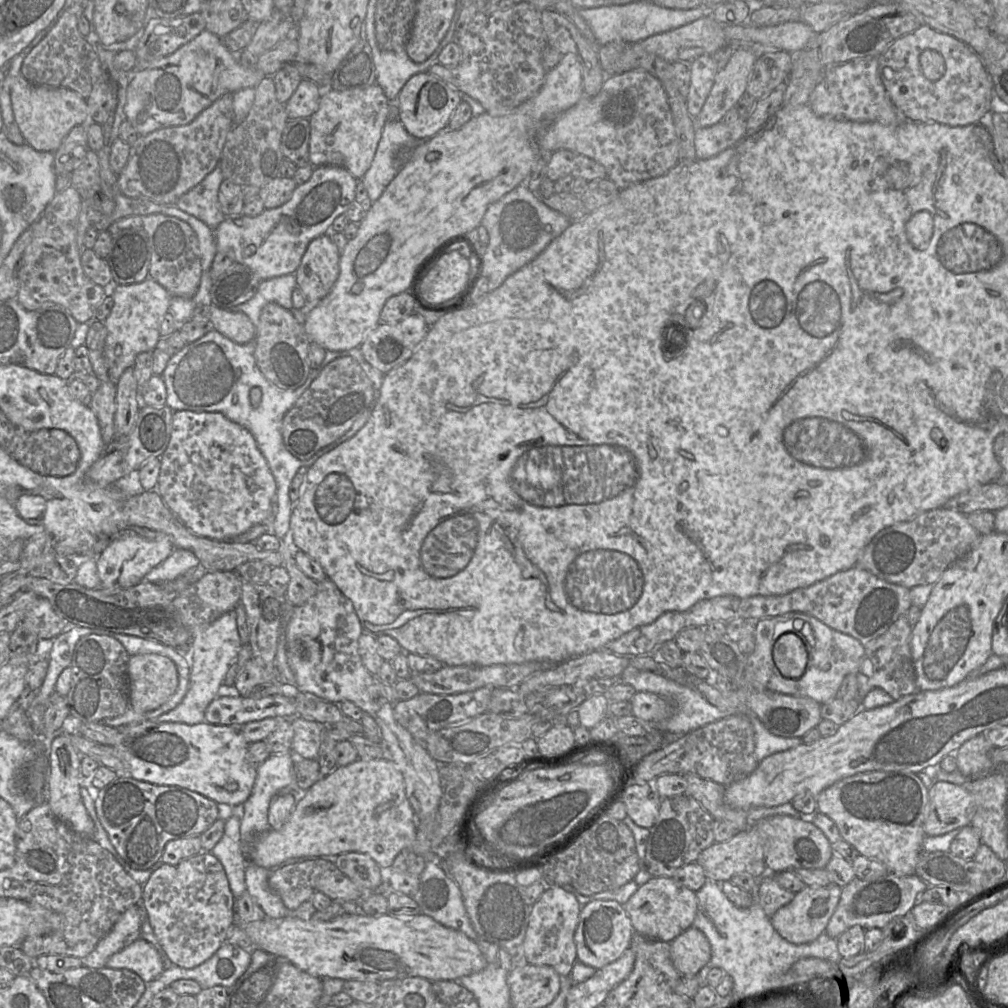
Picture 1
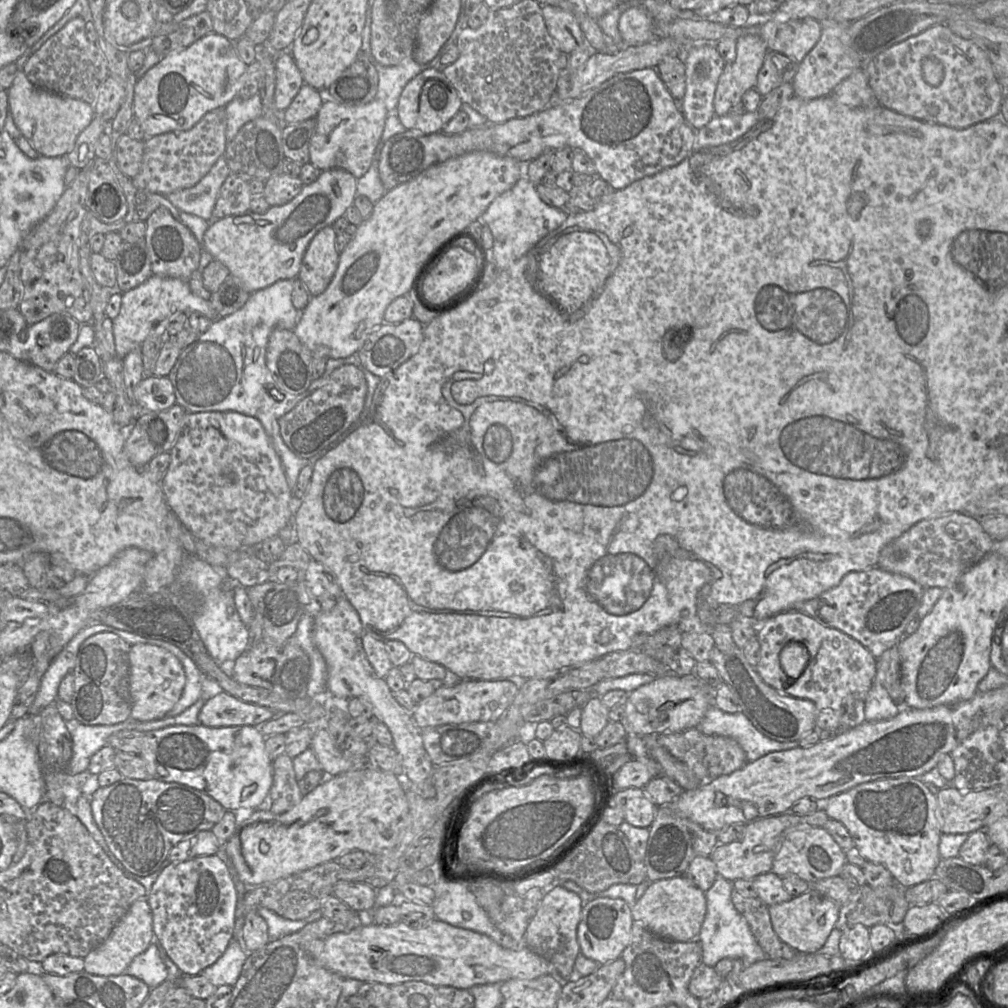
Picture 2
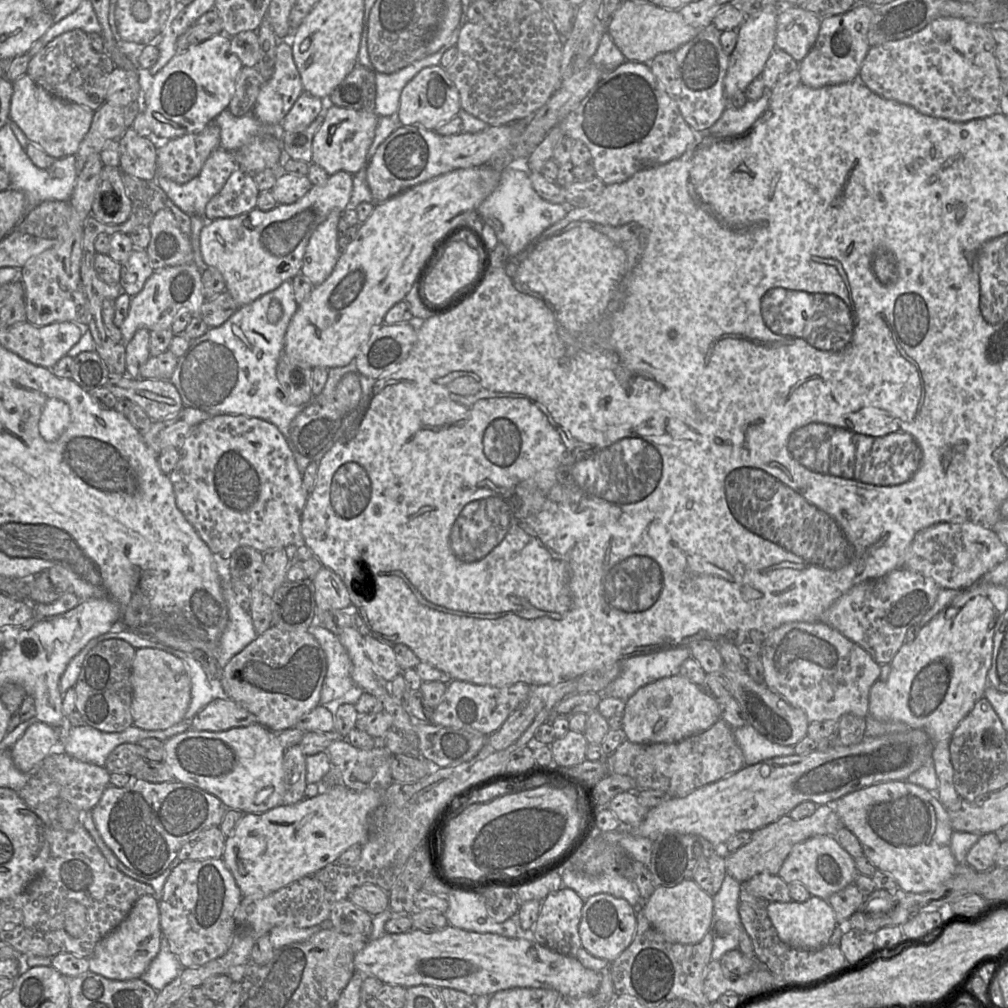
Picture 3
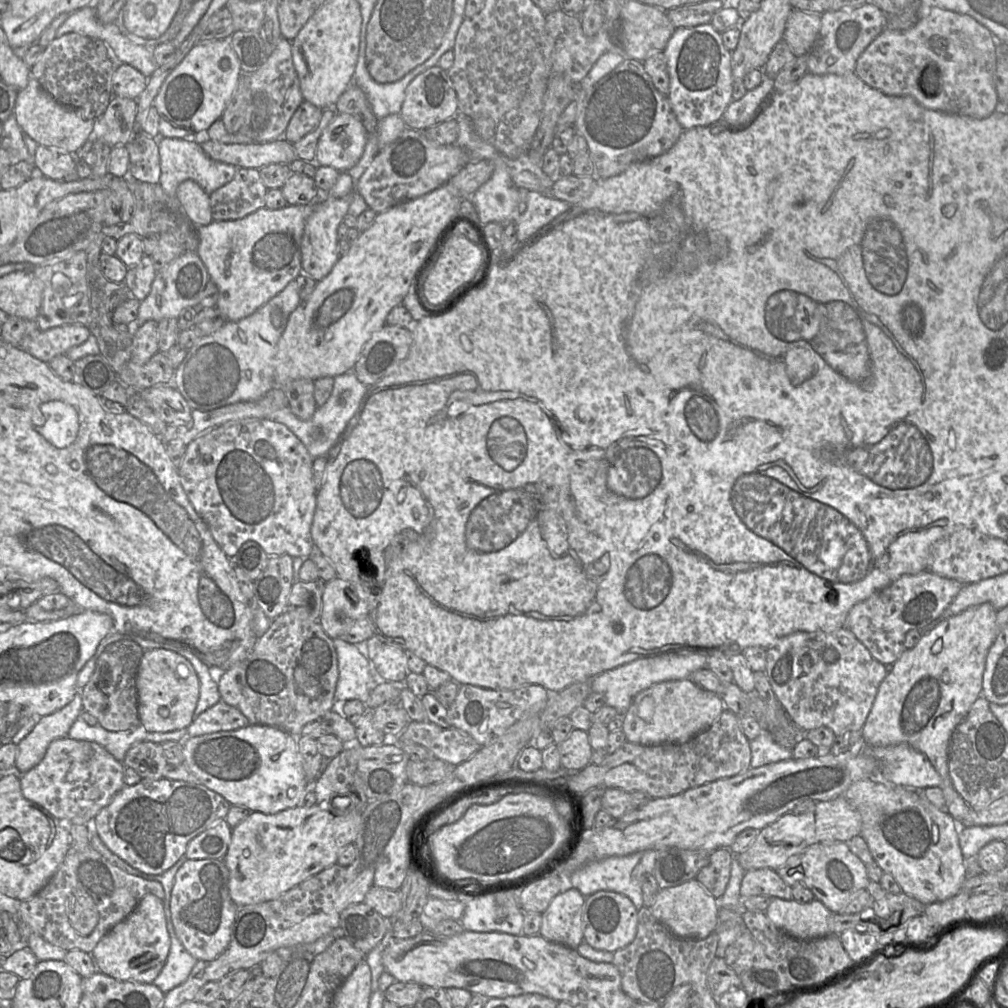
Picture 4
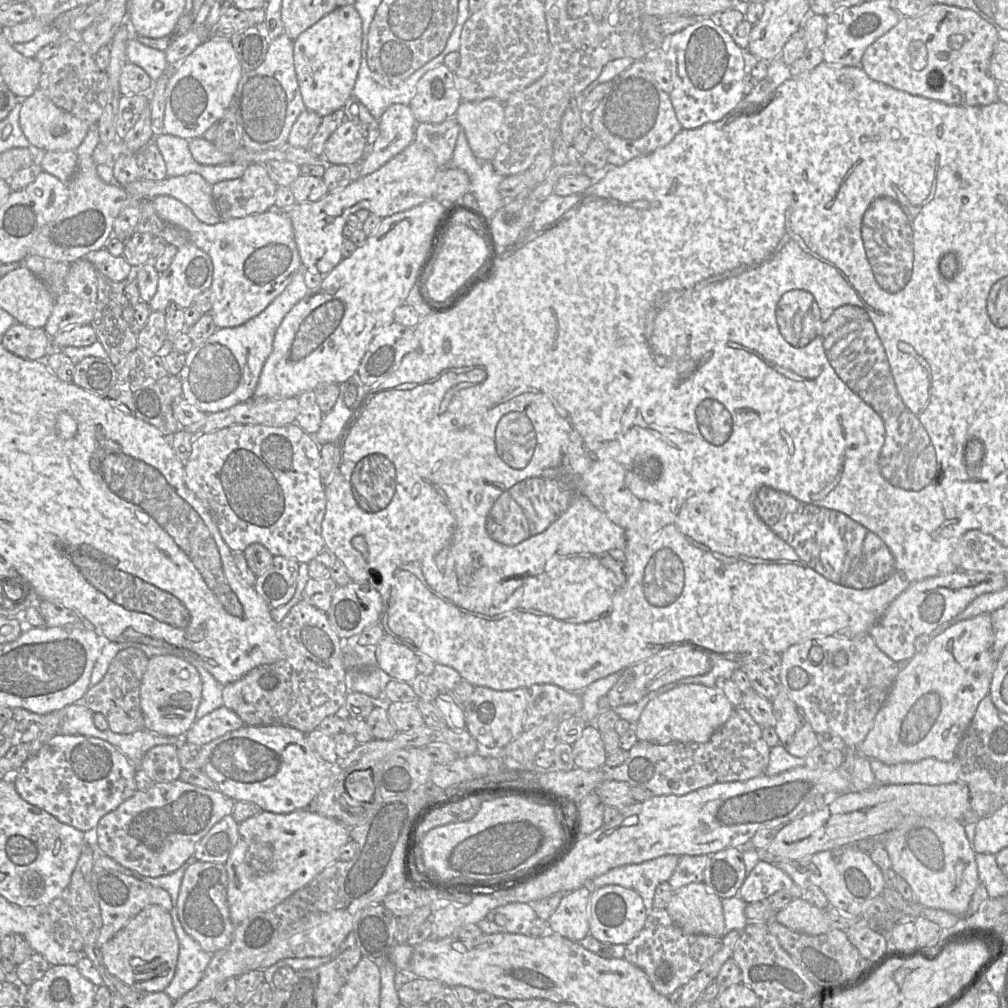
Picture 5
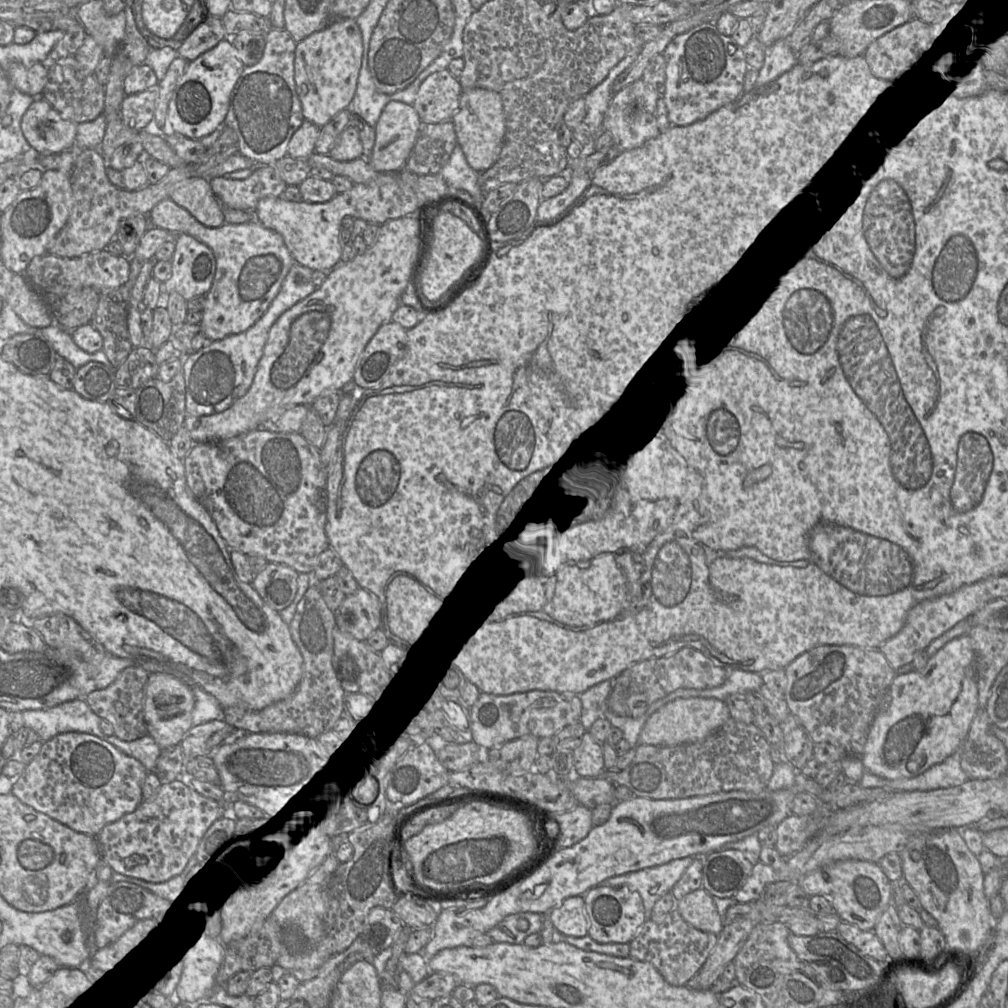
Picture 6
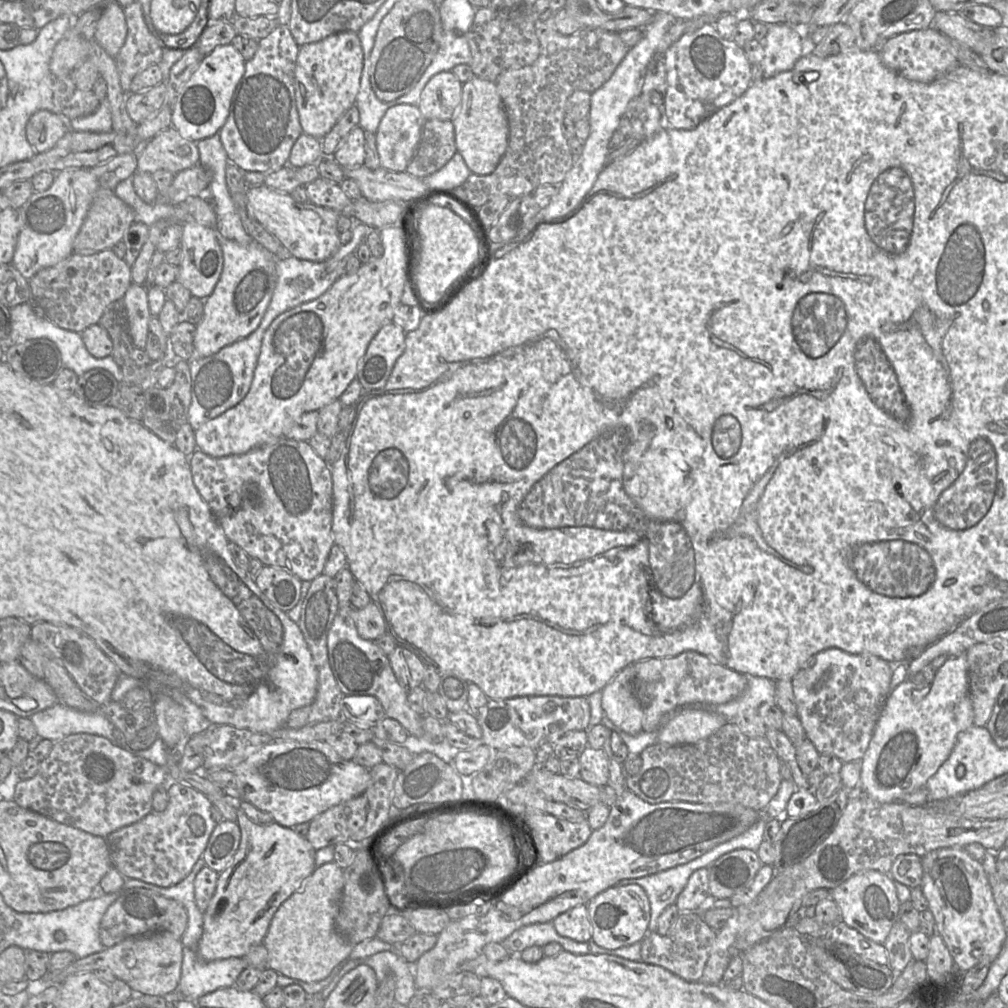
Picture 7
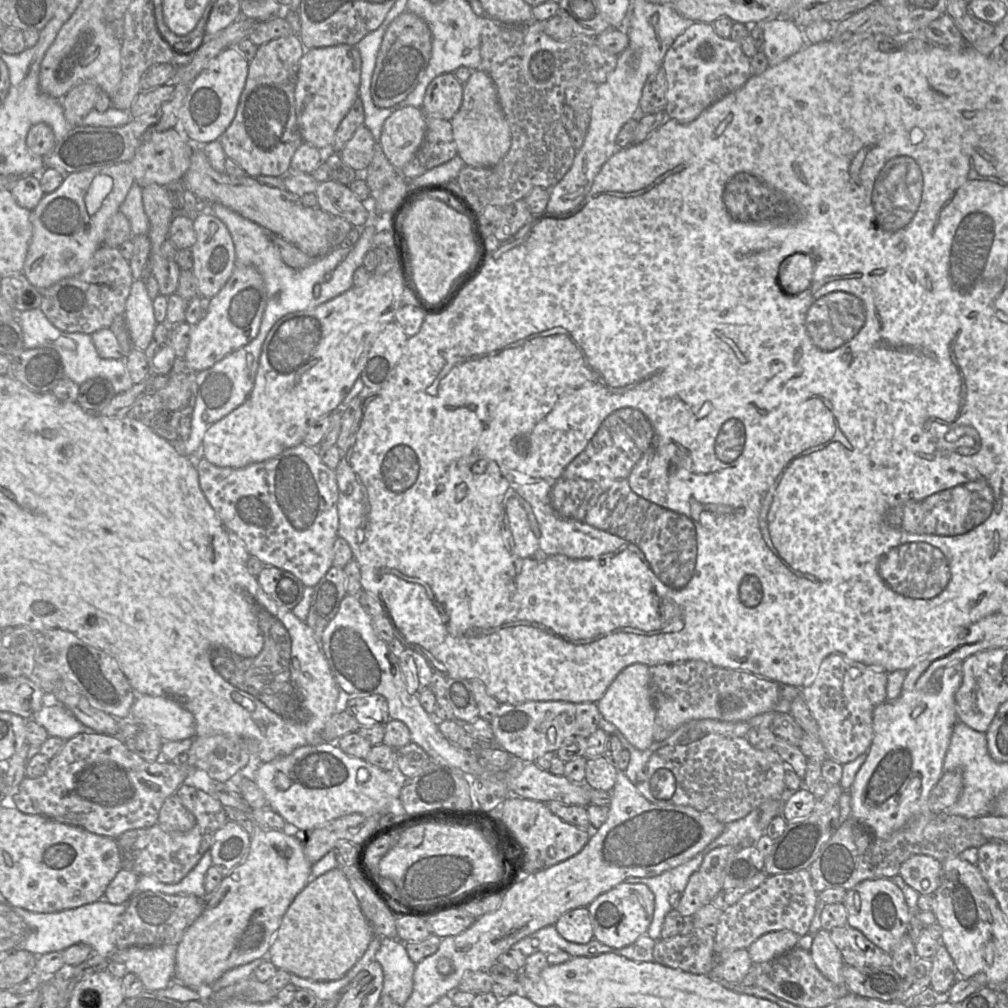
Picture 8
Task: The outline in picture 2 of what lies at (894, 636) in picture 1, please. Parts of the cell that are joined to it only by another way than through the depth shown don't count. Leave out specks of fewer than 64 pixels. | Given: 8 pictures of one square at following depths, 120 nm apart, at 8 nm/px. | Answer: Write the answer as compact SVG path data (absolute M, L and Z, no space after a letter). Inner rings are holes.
M899 644L876 658L875 681L881 684L895 703L903 703Z

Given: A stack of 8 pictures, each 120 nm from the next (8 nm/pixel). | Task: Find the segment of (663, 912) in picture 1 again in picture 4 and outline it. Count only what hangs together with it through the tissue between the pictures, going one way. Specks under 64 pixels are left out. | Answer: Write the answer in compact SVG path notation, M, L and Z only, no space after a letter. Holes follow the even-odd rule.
M696 878L678 886L660 889L650 911L672 934L682 939L705 939L718 925L718 900Z

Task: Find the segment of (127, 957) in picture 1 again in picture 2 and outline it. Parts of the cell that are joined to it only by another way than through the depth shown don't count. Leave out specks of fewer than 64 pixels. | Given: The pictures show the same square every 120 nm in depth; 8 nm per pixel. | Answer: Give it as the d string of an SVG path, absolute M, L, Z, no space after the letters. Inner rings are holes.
M152 943L143 953L136 956L125 974L143 981L150 989L154 989L166 981L167 968L162 962L157 944Z

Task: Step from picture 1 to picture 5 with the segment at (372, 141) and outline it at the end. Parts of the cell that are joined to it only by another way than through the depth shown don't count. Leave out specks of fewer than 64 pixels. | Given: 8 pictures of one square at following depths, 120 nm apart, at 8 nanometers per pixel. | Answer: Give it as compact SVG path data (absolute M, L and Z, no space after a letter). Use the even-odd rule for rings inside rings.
M345 120L327 140L323 158L327 165L356 166L364 157L367 147L358 128Z

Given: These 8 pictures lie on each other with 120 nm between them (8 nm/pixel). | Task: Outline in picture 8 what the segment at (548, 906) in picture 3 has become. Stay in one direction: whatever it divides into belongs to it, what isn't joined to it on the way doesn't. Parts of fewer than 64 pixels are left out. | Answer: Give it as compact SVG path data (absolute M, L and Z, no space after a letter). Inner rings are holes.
M578 907L562 915L555 923L558 933L567 941L587 944L594 939L593 925L587 907Z

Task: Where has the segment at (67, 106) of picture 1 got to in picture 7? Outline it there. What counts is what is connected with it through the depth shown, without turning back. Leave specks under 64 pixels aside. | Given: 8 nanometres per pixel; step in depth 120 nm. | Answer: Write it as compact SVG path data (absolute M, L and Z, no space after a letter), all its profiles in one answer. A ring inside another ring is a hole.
M39 110L26 124L26 138L37 153L43 153L53 148L68 130L68 122L62 116Z

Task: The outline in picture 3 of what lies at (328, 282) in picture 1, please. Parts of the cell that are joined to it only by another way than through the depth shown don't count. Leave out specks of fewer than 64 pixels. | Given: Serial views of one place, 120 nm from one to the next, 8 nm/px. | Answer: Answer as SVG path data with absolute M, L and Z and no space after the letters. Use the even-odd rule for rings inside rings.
M331 211L311 235L303 258L301 274L315 287L332 273L339 257L337 226L340 211Z

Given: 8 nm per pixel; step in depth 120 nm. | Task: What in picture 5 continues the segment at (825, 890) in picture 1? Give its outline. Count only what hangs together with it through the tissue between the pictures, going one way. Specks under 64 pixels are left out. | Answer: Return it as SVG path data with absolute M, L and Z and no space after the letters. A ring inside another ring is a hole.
M801 898L793 899L786 907L774 914L783 926L805 935L820 935L830 931L827 909L820 909Z

